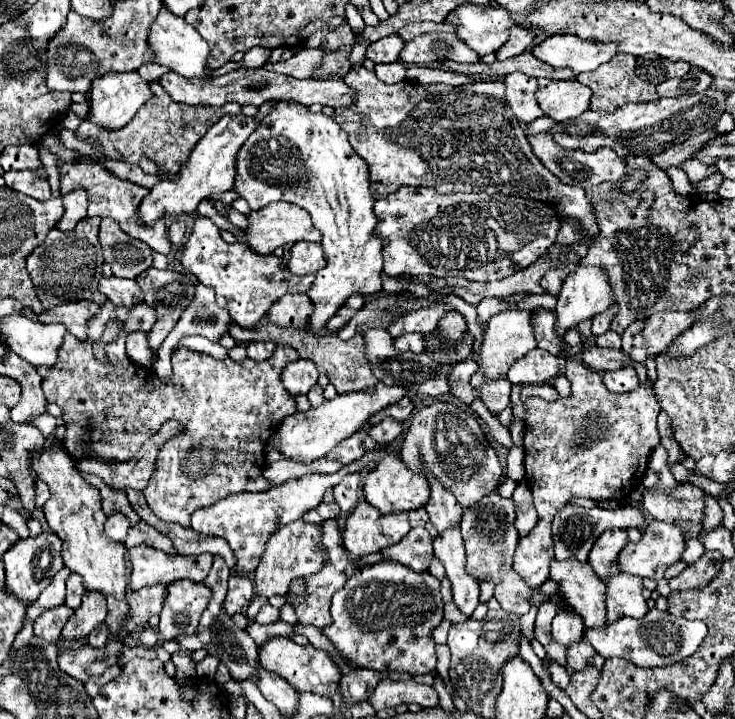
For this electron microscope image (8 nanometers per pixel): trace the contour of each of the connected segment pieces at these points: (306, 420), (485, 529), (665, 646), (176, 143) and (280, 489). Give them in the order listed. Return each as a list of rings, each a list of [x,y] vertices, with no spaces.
[[[377,383],[375,387],[367,387],[361,391],[339,393],[335,399],[329,399],[329,401],[325,399],[319,407],[313,407],[307,413],[289,415],[279,425],[279,439],[281,439],[279,451],[293,461],[311,463],[313,459],[327,455],[327,451],[331,451],[331,447],[341,443],[349,435],[357,433],[361,429],[361,425],[365,425],[375,413],[379,413],[381,409],[385,409],[393,403],[399,403],[405,393],[407,391],[403,387],[389,387],[385,383]]]
[[[491,491],[479,503],[463,511],[463,541],[467,549],[465,571],[473,575],[473,579],[477,581],[495,583],[495,599],[501,603],[501,607],[507,613],[525,615],[531,609],[531,605],[527,603],[527,595],[531,595],[531,587],[523,583],[523,579],[519,579],[519,575],[515,575],[511,567],[513,551],[519,539],[515,529],[515,517],[517,517],[515,511],[517,511],[515,501],[501,497],[497,491]]]
[[[651,609],[645,617],[621,617],[615,623],[603,627],[591,627],[583,631],[583,641],[591,643],[603,659],[621,657],[631,661],[637,667],[665,667],[673,665],[697,651],[701,641],[707,635],[707,625],[701,621],[691,621],[685,617],[675,617],[667,611]]]
[[[159,79],[149,81],[149,87],[153,91],[153,97],[143,105],[143,111],[139,111],[139,115],[135,115],[135,119],[127,123],[127,127],[123,127],[123,131],[99,131],[99,127],[91,127],[87,121],[83,121],[79,129],[75,131],[77,137],[87,141],[89,135],[93,137],[101,135],[101,141],[95,139],[97,141],[95,147],[101,149],[101,153],[107,159],[139,165],[141,157],[147,157],[159,169],[163,169],[163,173],[177,173],[179,163],[187,159],[187,155],[191,153],[191,147],[195,147],[195,143],[207,133],[207,127],[215,125],[227,113],[235,115],[241,111],[237,103],[227,103],[223,107],[211,107],[211,105],[193,107],[193,105],[175,103]]]
[[[375,453],[365,455],[363,461],[351,463],[351,467],[343,467],[343,471],[337,471],[333,475],[303,475],[299,479],[289,479],[283,485],[271,487],[269,491],[263,493],[235,493],[223,497],[217,503],[213,503],[213,507],[197,509],[191,515],[191,529],[195,529],[197,533],[219,535],[227,539],[237,557],[237,567],[239,567],[237,575],[251,575],[263,555],[267,541],[279,527],[285,527],[287,523],[301,519],[305,511],[317,507],[323,501],[323,493],[327,487],[335,487],[343,479],[343,475],[363,469],[373,459]]]

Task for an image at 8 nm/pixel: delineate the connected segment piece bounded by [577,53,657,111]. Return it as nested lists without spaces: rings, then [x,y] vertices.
[[[617,53],[609,63],[597,67],[591,73],[579,73],[577,81],[587,85],[593,91],[591,97],[591,111],[603,111],[603,109],[617,109],[625,103],[647,103],[657,99],[657,87],[649,81],[641,81],[633,71],[633,55]]]

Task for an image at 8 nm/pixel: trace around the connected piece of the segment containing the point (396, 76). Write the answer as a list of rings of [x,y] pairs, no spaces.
[[[389,63],[389,65],[375,65],[375,73],[381,81],[385,83],[399,83],[399,81],[405,81],[407,75],[405,75],[405,63]]]

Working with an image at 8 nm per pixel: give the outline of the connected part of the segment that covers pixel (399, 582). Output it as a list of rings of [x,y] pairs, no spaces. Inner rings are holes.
[[[385,561],[357,569],[333,595],[331,617],[333,623],[321,631],[347,661],[377,671],[401,671],[411,677],[435,669],[431,633],[443,619],[443,601],[439,581],[431,573],[417,573]]]

